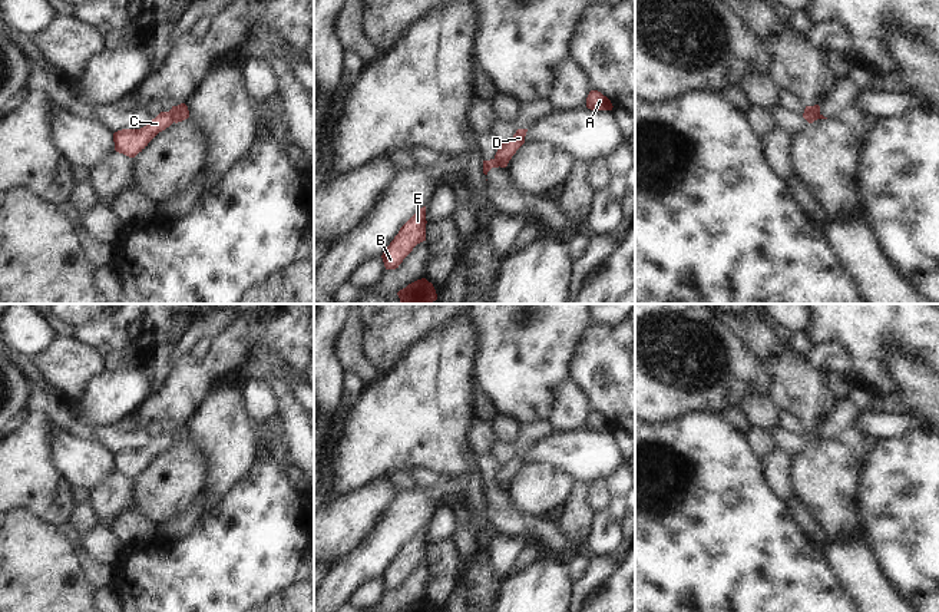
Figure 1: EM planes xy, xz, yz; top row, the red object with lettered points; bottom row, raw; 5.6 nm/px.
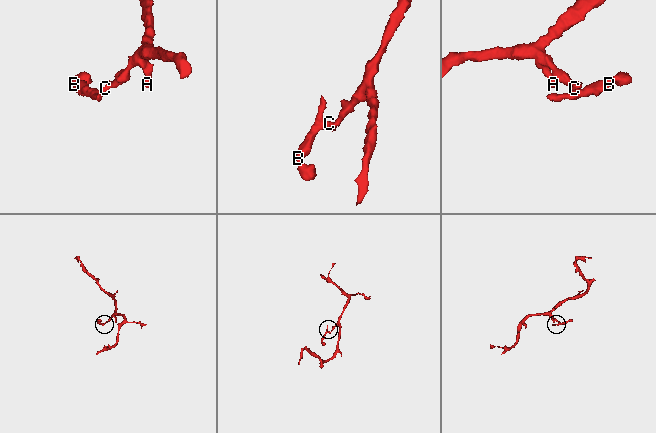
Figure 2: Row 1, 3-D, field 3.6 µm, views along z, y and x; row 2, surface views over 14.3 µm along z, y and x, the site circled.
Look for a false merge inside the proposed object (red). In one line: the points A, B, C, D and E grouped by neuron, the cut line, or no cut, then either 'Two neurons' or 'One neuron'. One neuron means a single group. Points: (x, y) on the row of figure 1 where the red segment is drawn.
Groups: A D / B C E. Split along xy (172, 106), (174, 121). Two neurons

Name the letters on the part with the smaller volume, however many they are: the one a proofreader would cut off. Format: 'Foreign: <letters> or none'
Foreign: B, C, E

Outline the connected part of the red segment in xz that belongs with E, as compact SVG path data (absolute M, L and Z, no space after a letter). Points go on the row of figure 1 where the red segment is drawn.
M426 206L420 208L399 231L381 258L386 269L396 269L413 248L426 241Z

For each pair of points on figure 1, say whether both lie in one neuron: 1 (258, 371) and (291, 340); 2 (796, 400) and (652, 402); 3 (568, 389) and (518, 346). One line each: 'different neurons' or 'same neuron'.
1: different neurons
2: same neuron
3: different neurons

